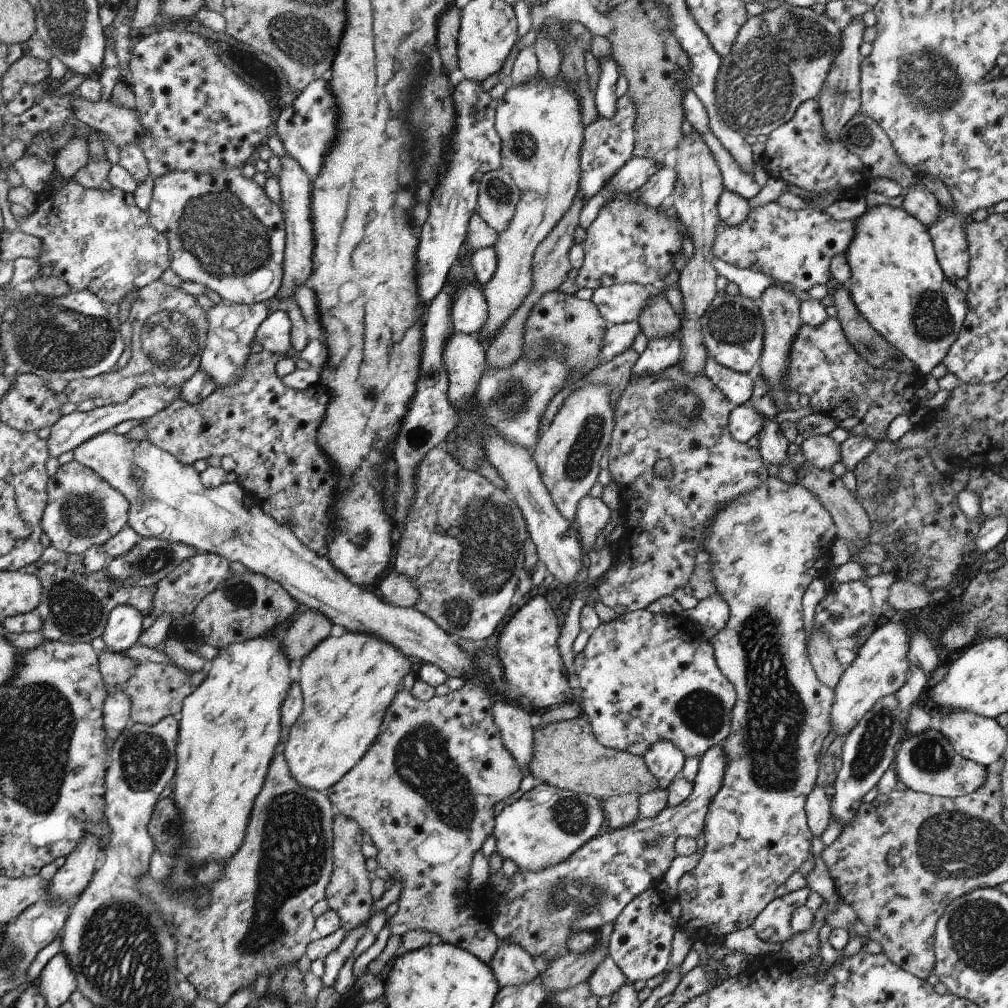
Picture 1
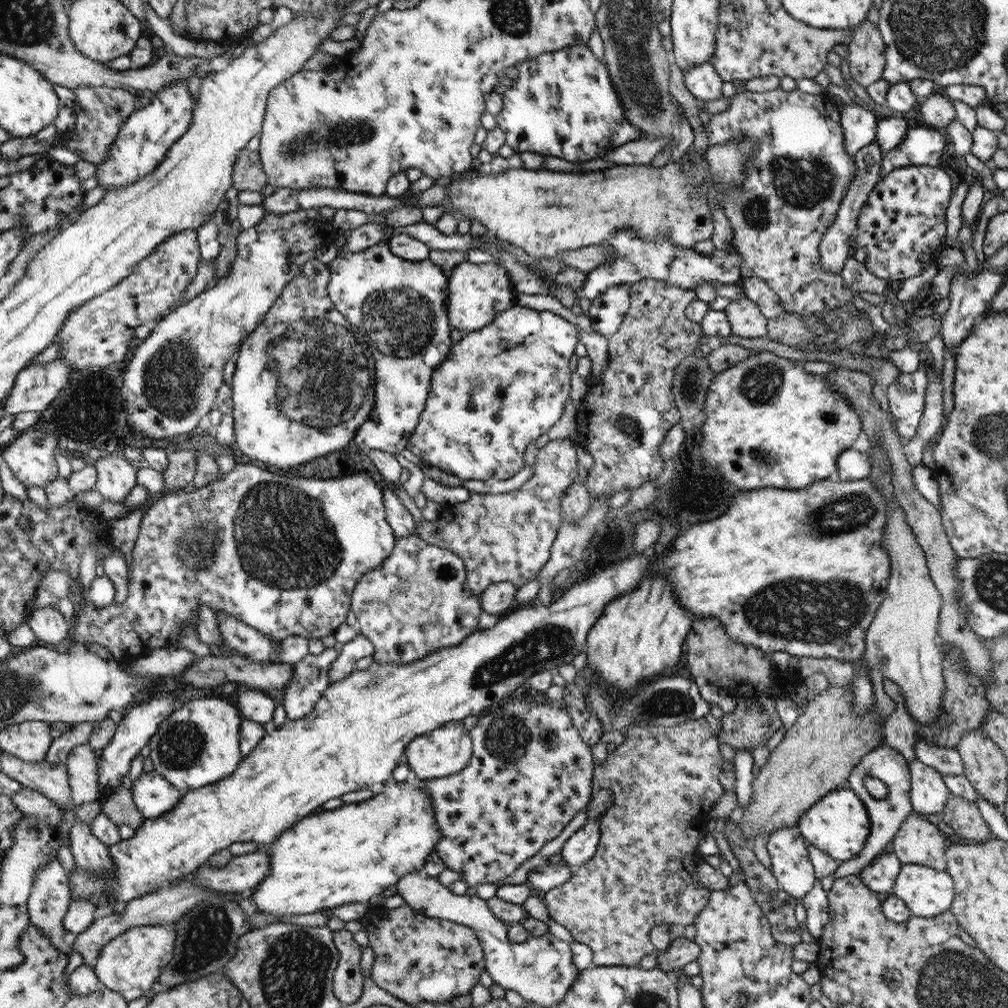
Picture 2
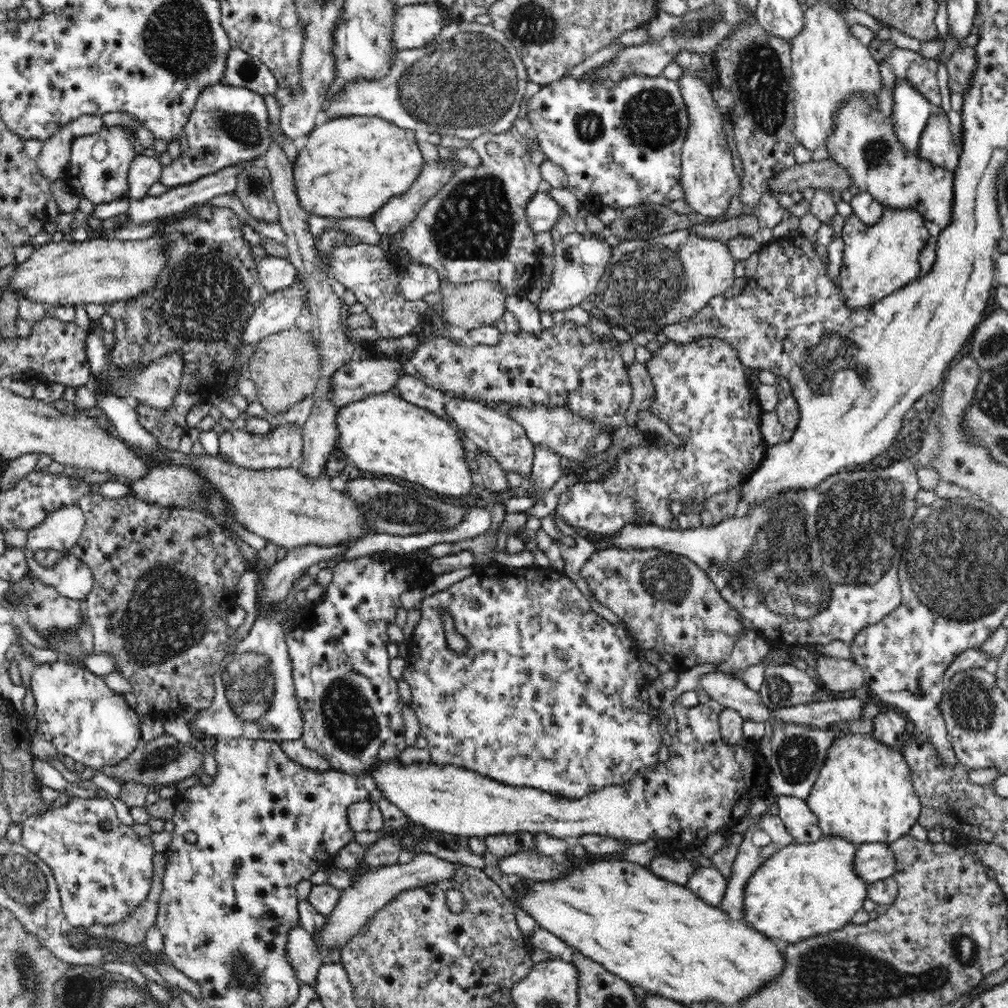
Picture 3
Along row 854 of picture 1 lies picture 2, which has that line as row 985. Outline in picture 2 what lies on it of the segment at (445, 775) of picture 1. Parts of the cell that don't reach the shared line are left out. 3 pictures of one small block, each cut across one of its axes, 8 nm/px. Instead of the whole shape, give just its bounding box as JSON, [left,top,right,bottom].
[366,903,485,1005]

